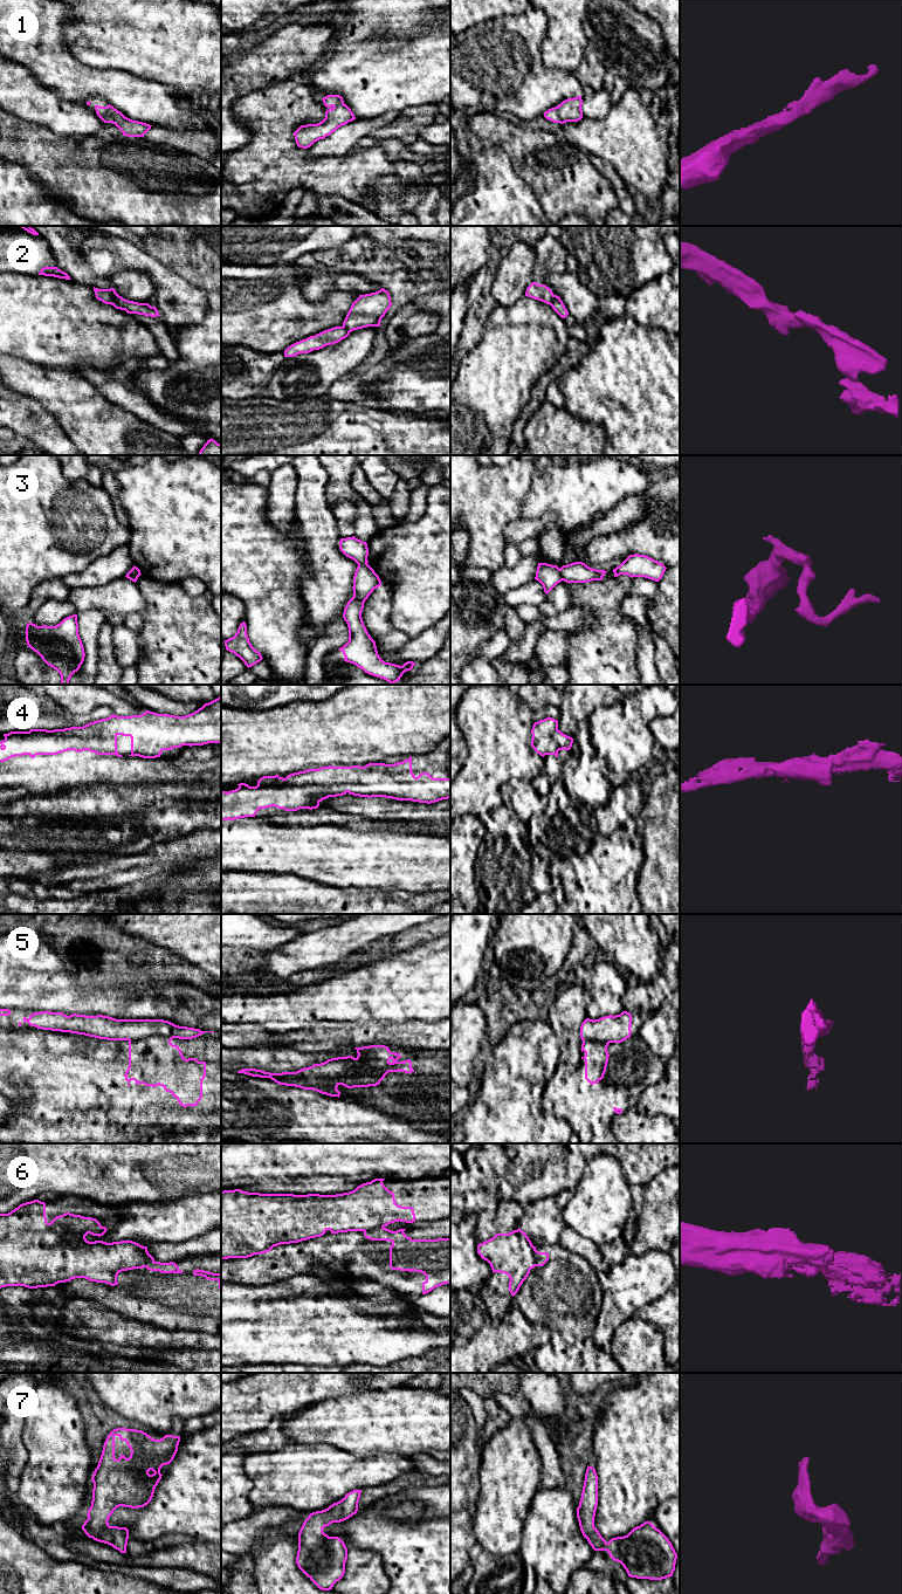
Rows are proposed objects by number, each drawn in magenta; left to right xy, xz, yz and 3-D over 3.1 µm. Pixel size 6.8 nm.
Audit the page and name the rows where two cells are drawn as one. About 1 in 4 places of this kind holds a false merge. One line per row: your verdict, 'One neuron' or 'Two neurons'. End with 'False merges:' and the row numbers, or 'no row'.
1: One neuron
2: One neuron
3: Two neurons
4: One neuron
5: Two neurons
6: Two neurons
7: One neuron
False merges: 3, 5, 6

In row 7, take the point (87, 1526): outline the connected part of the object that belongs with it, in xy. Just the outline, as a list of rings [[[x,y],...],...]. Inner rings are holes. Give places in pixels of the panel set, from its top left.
[[[126,1428],[113,1429],[108,1435],[103,1445],[98,1465],[95,1469],[94,1475],[91,1477],[91,1480],[94,1483],[92,1500],[91,1500],[91,1506],[88,1510],[88,1514],[87,1514],[88,1519],[82,1525],[82,1530],[89,1538],[92,1538],[94,1540],[99,1543],[108,1544],[113,1548],[118,1550],[121,1553],[126,1553],[129,1530],[126,1527],[110,1526],[108,1523],[109,1518],[113,1513],[113,1511],[119,1506],[138,1509],[138,1507],[144,1507],[151,1502],[154,1493],[154,1489],[163,1476],[160,1473],[160,1469],[163,1465],[167,1465],[173,1461],[178,1451],[179,1442],[180,1442],[180,1436],[165,1435],[160,1440],[154,1440],[142,1430],[126,1429]],[[116,1436],[118,1436],[119,1440],[125,1441],[128,1447],[130,1448],[131,1454],[129,1458],[126,1458],[124,1455],[121,1455],[118,1459],[115,1458]]]

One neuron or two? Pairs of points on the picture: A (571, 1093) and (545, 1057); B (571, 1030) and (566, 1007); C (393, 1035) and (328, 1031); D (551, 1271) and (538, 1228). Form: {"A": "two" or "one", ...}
{"A": "two", "B": "one", "C": "one", "D": "two"}

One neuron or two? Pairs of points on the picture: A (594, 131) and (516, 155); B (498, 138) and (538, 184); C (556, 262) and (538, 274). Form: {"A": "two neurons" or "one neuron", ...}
{"A": "two neurons", "B": "one neuron", "C": "one neuron"}

